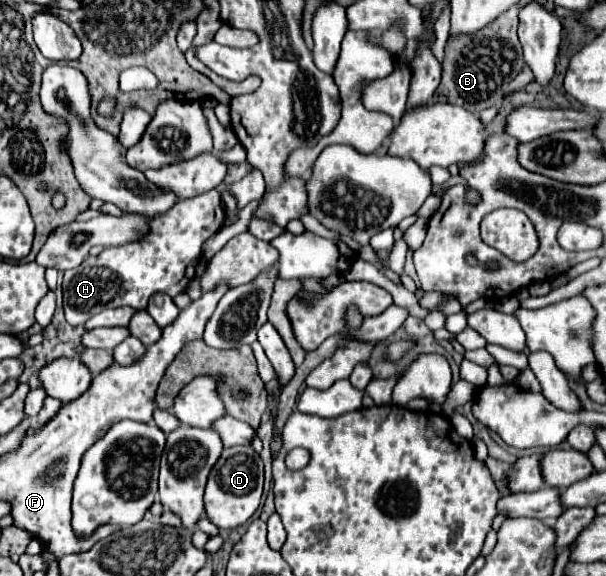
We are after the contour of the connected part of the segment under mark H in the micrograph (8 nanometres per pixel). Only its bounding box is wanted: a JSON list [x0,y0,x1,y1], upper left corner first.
[63,190,225,326]

